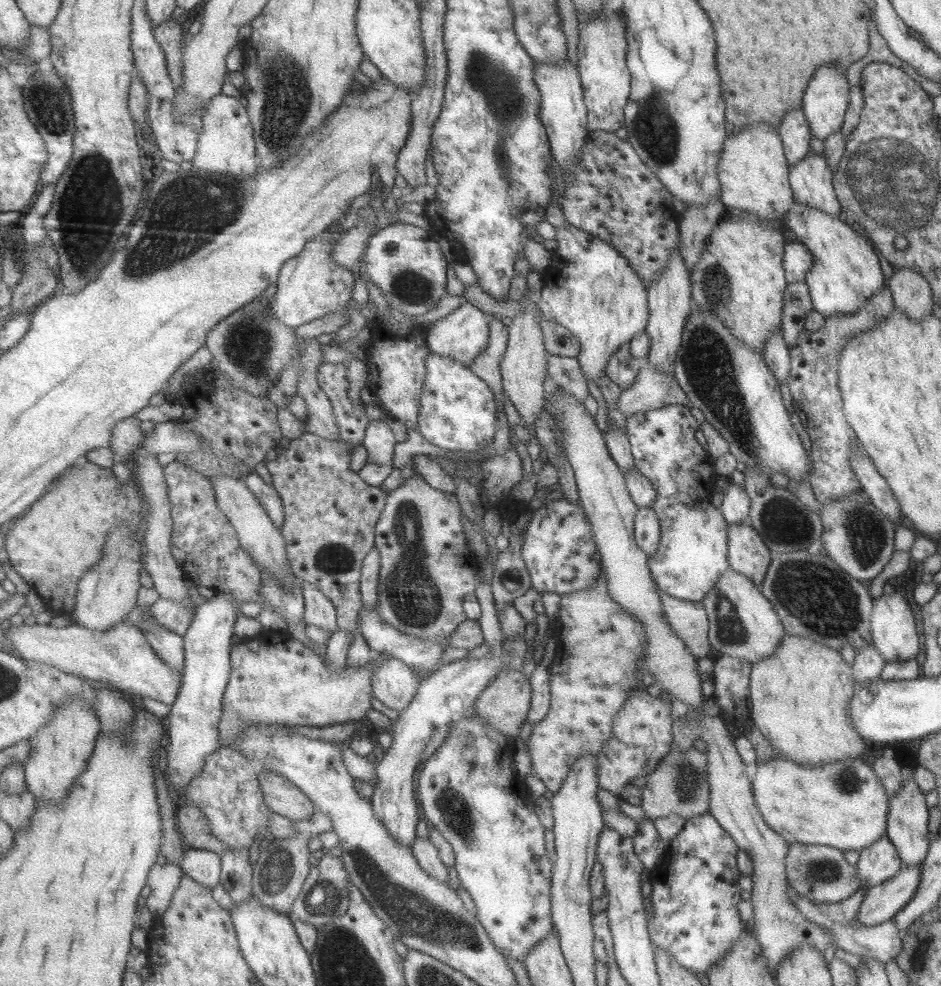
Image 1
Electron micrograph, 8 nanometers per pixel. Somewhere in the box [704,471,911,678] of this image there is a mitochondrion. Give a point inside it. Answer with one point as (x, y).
(820, 598)

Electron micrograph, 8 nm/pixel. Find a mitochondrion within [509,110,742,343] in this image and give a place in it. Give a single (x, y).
(716, 284)

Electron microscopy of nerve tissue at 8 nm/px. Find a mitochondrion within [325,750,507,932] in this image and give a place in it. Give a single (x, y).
(456, 815)

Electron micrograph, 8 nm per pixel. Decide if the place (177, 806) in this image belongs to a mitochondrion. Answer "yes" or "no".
no

